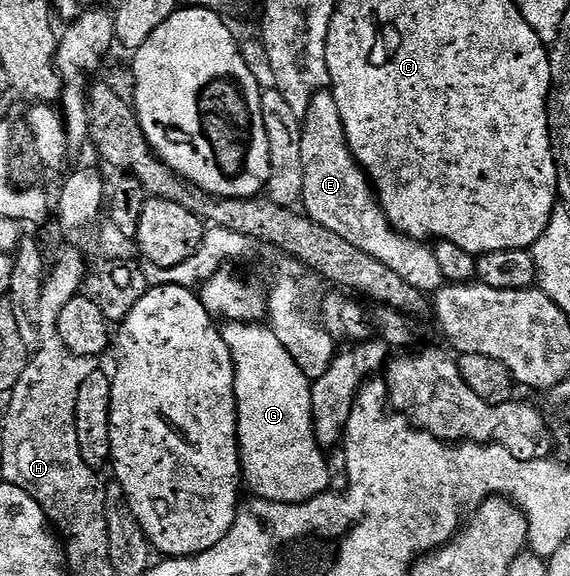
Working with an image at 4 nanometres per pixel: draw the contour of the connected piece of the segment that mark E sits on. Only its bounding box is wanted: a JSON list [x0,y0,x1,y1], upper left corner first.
[300,91,446,295]

